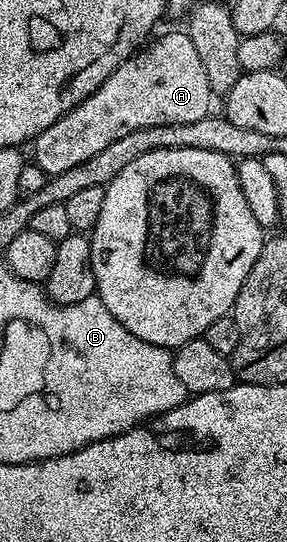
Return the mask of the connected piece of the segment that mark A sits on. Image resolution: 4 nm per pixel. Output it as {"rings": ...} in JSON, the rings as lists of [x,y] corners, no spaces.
{"rings":[[[182,29],[157,38],[122,62],[93,96],[37,135],[33,140],[33,158],[47,175],[66,172],[81,164],[81,160],[97,156],[101,148],[109,148],[113,140],[121,140],[121,136],[129,136],[129,132],[137,128],[149,128],[153,124],[189,124],[189,120],[201,120],[212,113],[209,76],[205,76],[193,40],[189,40]]]}

